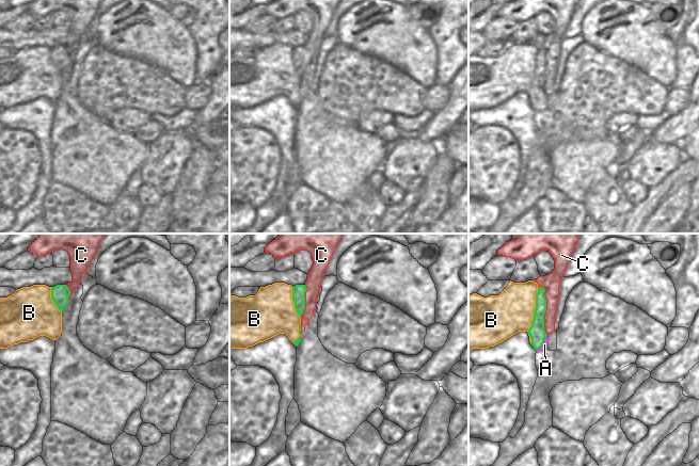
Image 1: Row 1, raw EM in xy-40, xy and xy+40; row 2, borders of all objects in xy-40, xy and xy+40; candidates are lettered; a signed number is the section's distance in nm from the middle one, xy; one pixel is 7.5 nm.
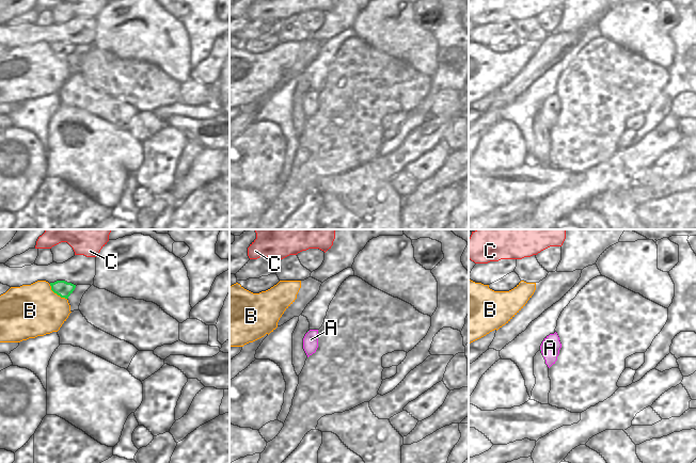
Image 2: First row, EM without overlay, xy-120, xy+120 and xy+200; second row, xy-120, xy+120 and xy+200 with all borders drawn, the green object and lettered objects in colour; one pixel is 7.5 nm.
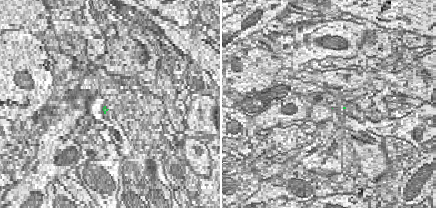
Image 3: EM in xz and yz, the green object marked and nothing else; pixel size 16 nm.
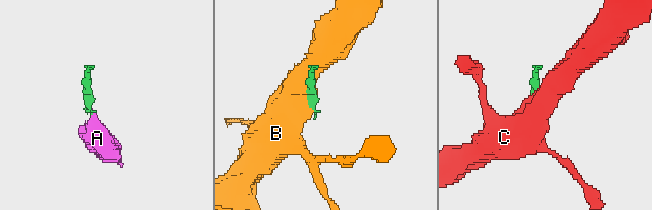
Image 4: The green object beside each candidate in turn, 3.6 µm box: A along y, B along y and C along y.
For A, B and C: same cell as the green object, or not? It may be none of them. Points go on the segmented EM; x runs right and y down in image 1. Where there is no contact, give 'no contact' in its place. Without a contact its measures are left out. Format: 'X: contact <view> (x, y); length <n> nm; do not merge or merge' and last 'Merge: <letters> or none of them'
A: contact xy+40 (543, 342); length 150 nm; do not merge
B: contact xy+40 (535, 309); length 340 nm; do not merge
C: contact xy+40 (545, 309); length 380 nm; do not merge
Merge: none of them

